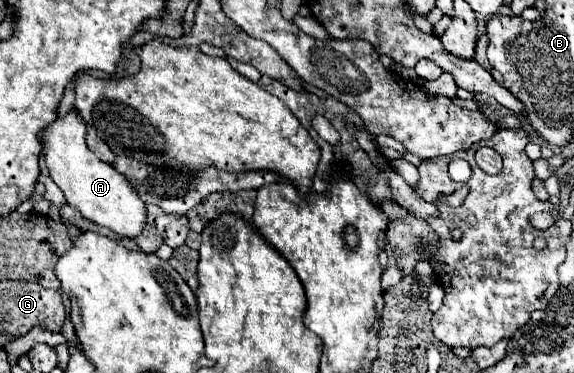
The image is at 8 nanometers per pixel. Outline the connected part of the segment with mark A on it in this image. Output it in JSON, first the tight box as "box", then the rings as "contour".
{"box":[42,111,148,239],"contour":[[[72,111],[66,117],[58,117],[50,127],[42,131],[42,143],[46,151],[46,165],[50,169],[50,177],[64,193],[66,201],[82,213],[92,223],[102,227],[110,227],[120,237],[136,239],[148,221],[146,203],[138,197],[138,191],[128,183],[128,179],[118,173],[112,165],[100,161],[88,147],[84,139],[86,127],[82,127],[82,119]]]}

